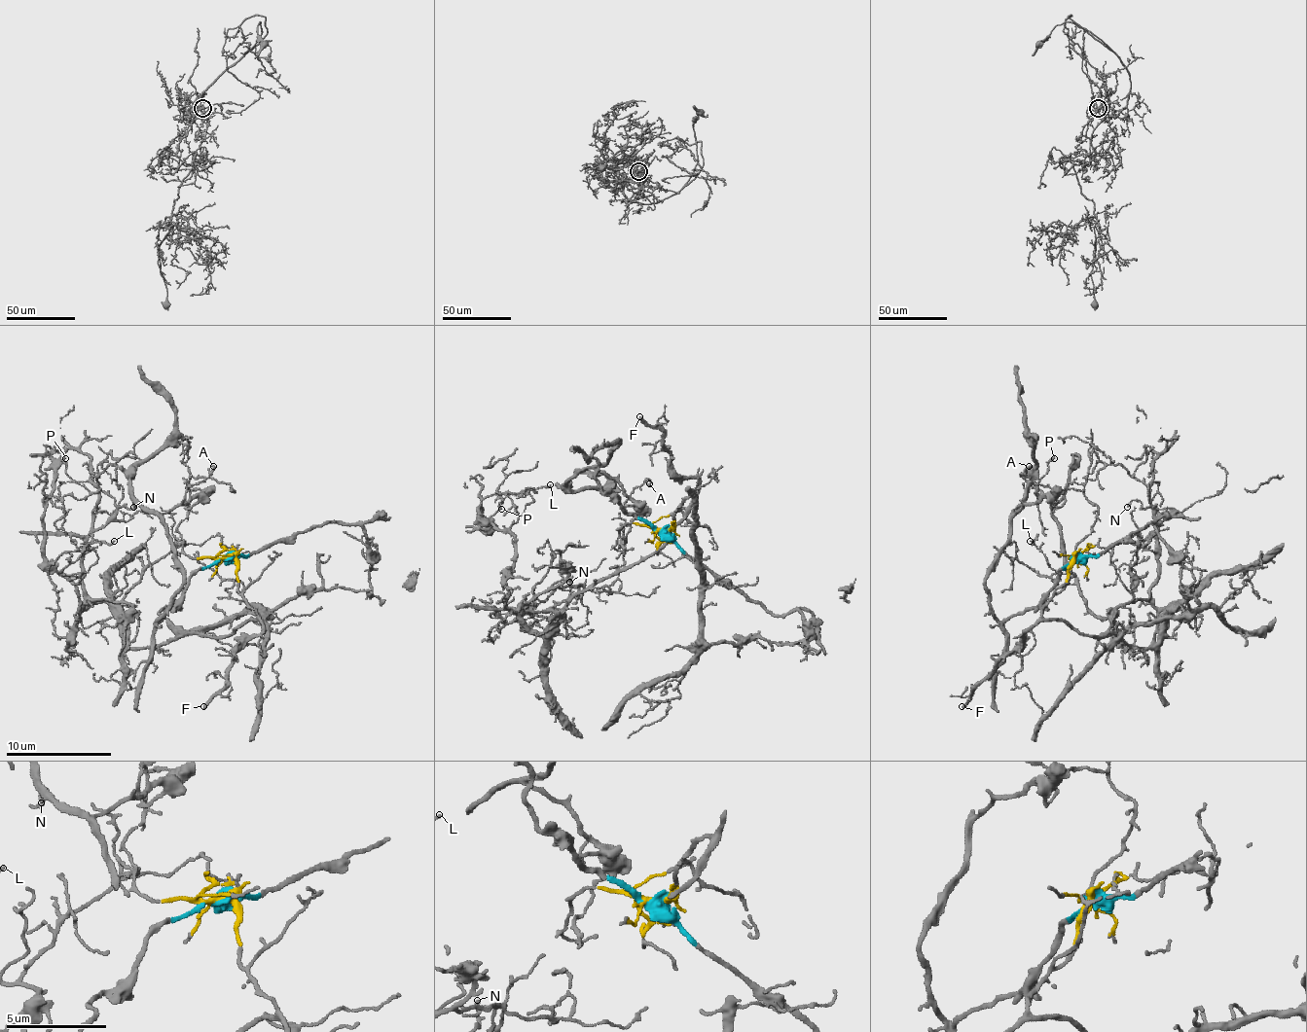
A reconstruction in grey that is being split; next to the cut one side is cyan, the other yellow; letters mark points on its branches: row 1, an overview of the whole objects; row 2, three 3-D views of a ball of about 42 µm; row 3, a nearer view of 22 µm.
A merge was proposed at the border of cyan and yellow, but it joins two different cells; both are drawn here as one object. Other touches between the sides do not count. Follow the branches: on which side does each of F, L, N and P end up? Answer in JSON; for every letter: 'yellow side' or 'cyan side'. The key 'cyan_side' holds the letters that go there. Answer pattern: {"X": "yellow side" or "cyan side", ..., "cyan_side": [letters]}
{"F": "yellow side", "L": "yellow side", "N": "yellow side", "P": "yellow side", "cyan_side": []}

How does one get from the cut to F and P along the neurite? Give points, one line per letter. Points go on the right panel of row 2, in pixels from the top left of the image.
F: (1074, 557), (1067, 584), (961, 707)
P: (1074, 557), (1042, 615), (1150, 647), (1177, 602), (1129, 652), (1087, 607), (1037, 497), (1053, 457)

